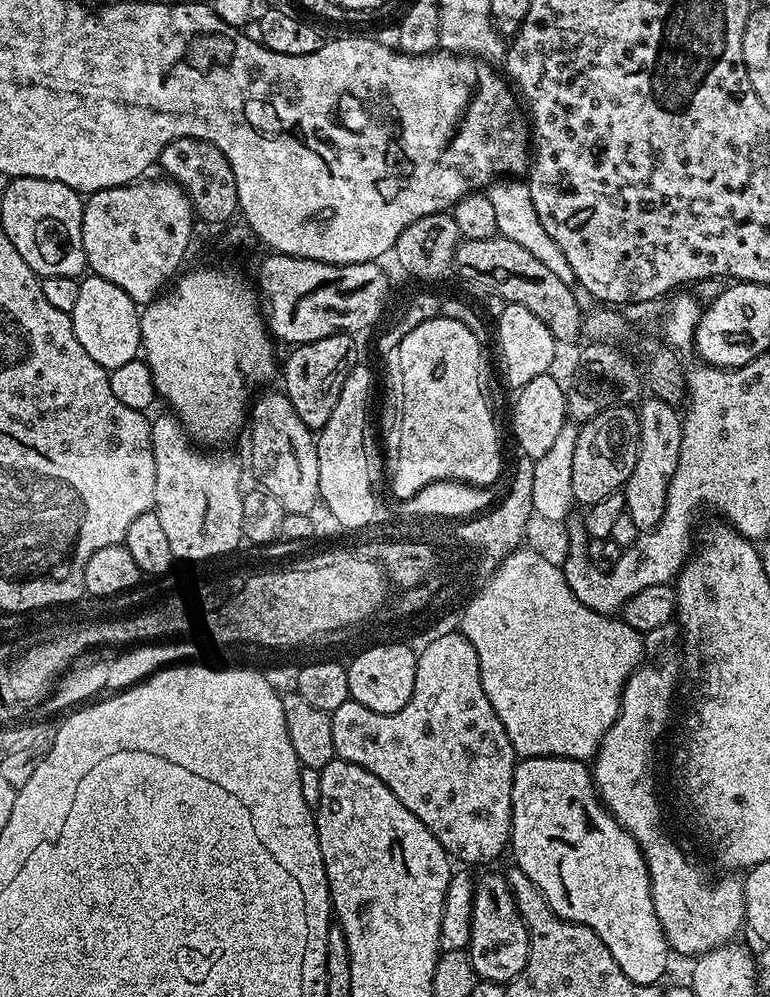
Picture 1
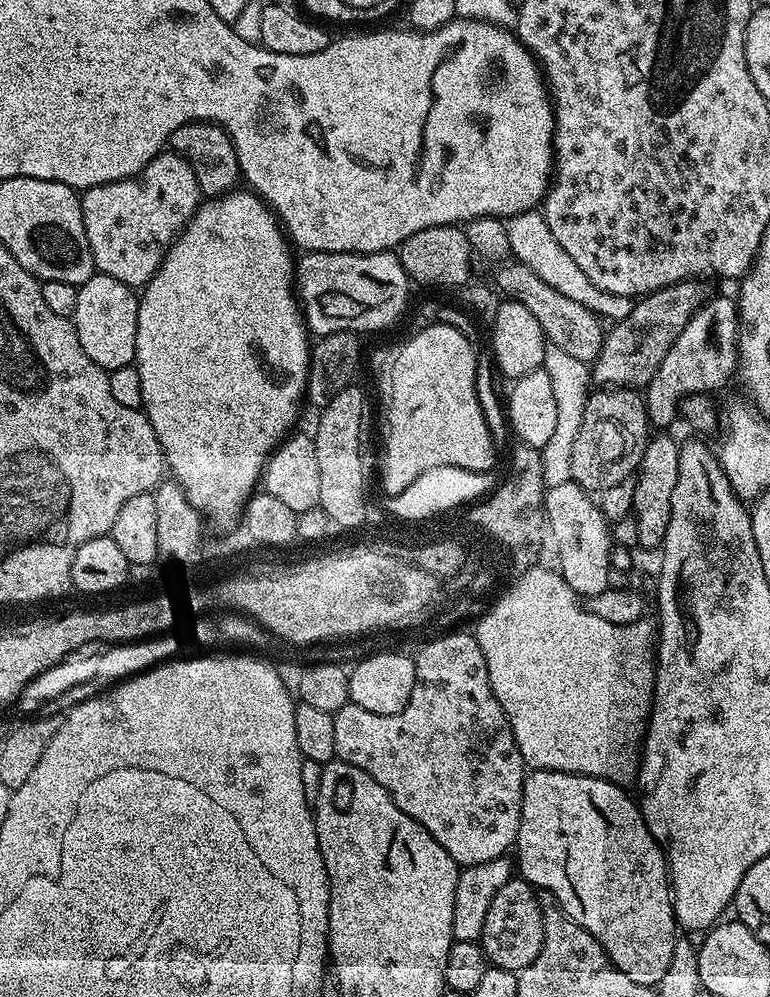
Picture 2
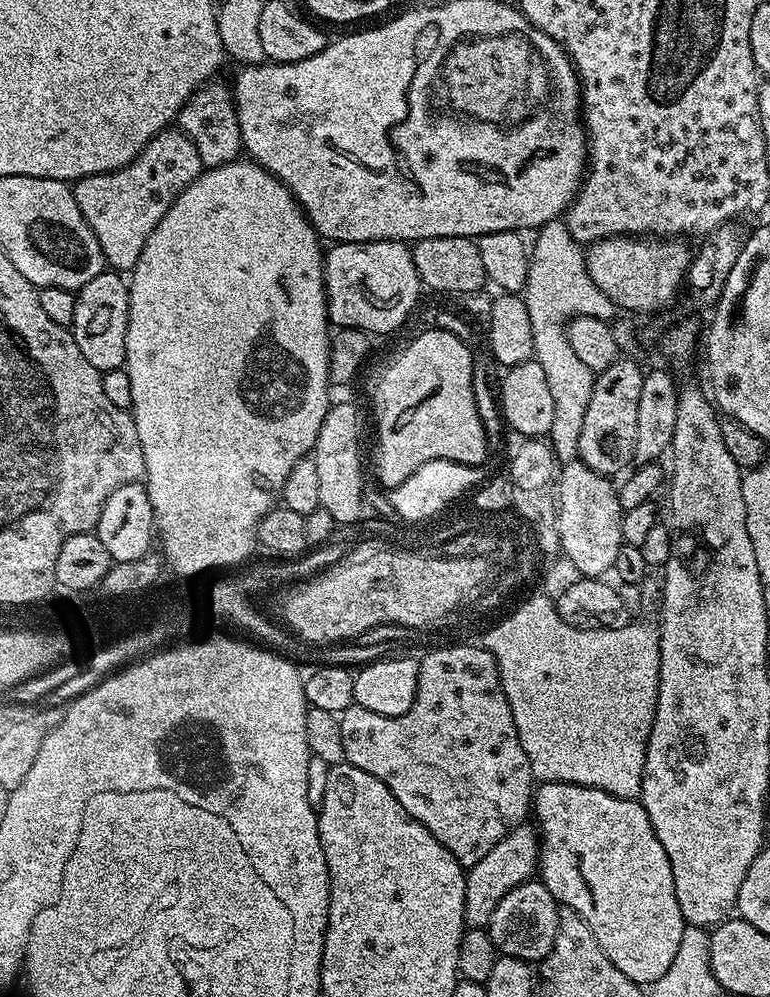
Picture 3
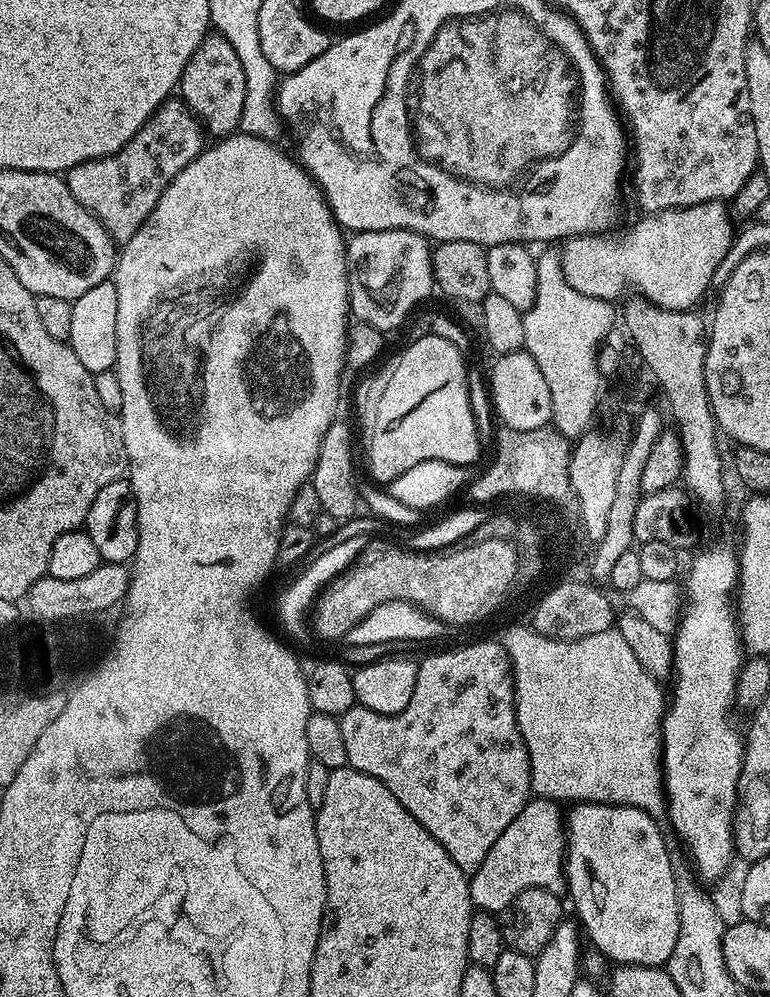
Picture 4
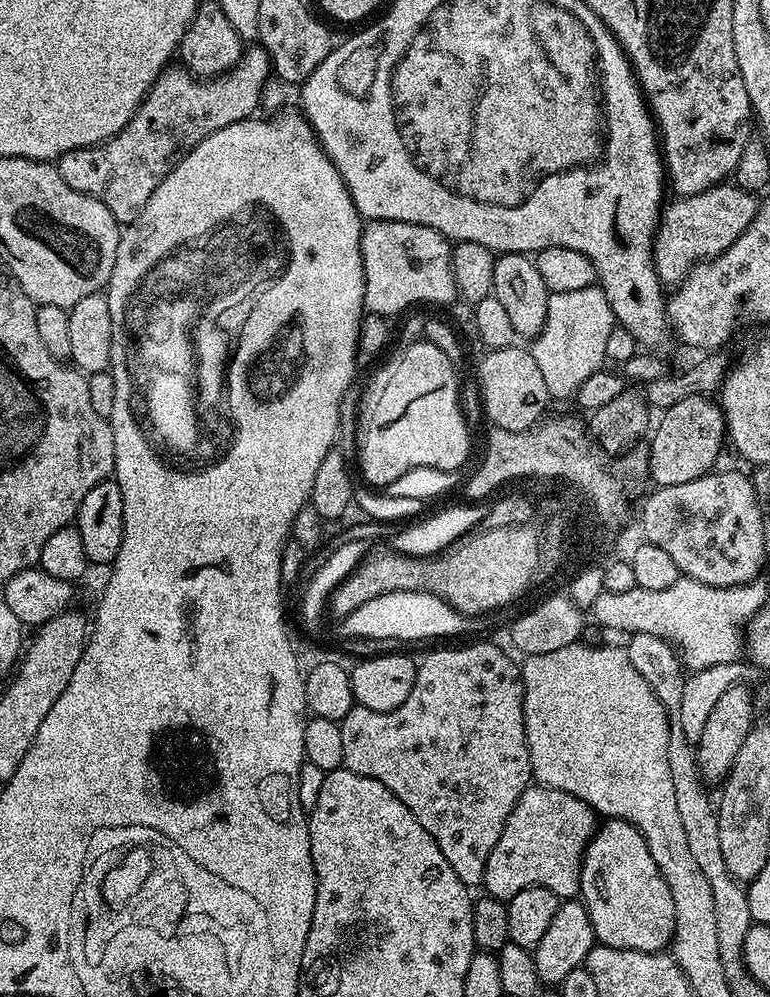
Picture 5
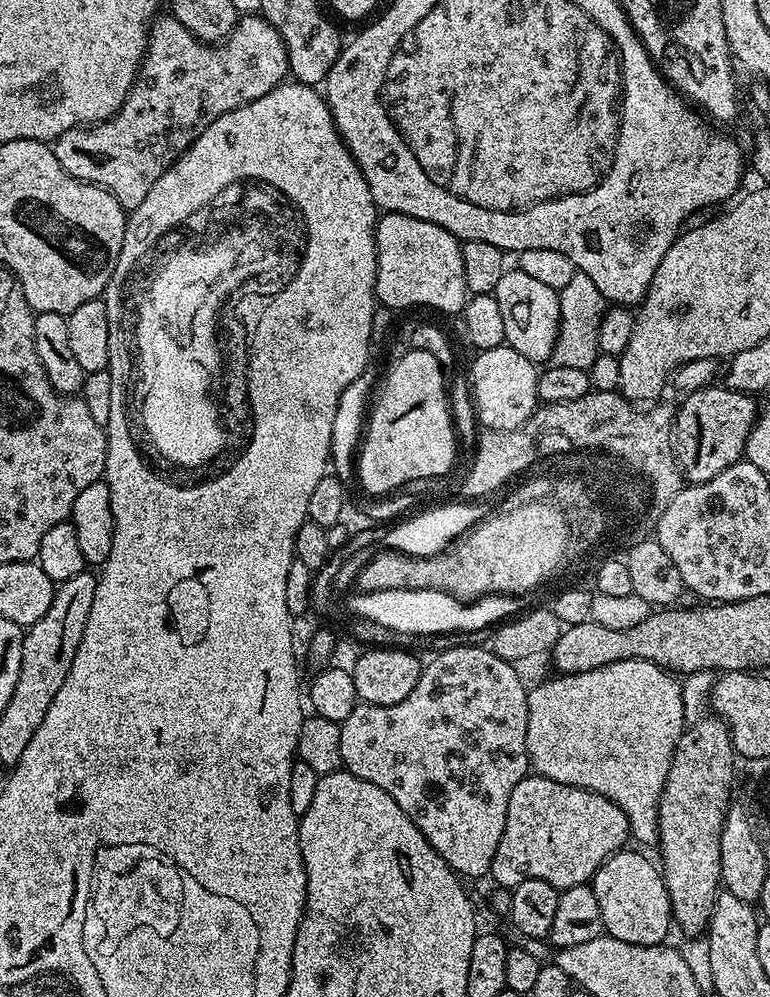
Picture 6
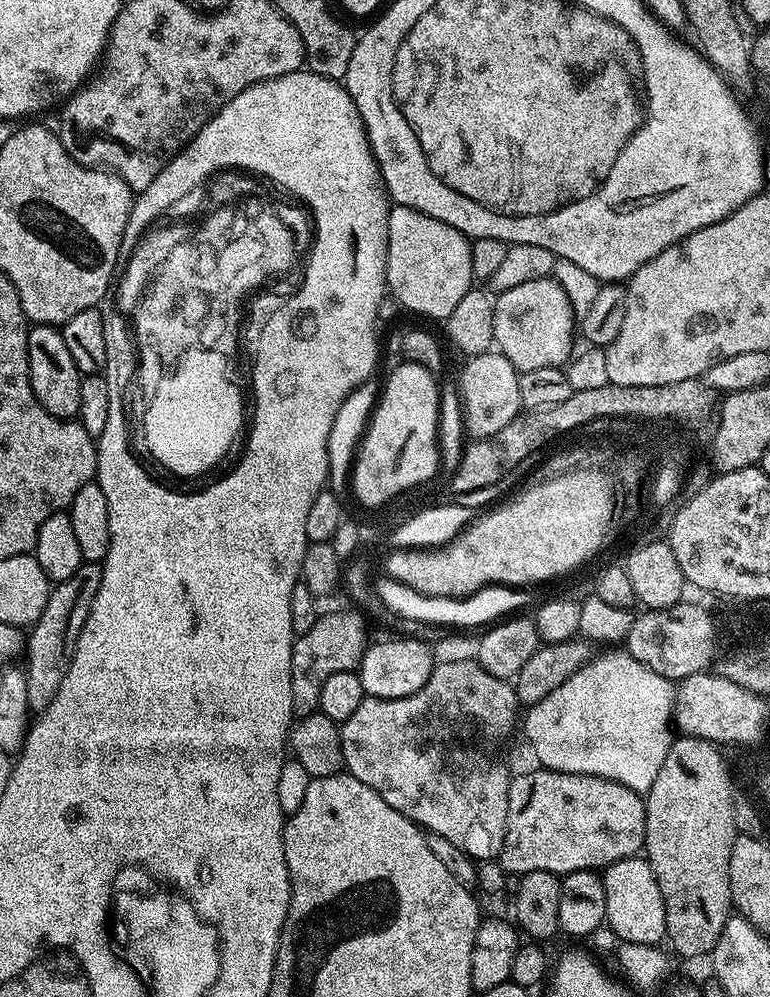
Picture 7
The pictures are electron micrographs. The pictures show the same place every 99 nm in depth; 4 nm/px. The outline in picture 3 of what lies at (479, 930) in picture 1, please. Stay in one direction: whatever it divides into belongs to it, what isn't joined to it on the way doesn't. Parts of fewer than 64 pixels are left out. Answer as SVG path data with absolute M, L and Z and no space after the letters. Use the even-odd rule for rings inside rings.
M539 879L523 880L510 894L506 894L494 906L486 931L493 946L501 956L522 958L529 962L543 962L554 946L554 934L558 934L558 914L561 905Z

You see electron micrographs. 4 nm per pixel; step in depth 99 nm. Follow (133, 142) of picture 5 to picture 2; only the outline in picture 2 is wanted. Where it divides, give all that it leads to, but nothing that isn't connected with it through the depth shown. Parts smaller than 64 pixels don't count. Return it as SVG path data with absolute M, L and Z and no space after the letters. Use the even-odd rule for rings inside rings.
M171 150L157 154L138 176L87 189L80 196L80 205L96 272L118 278L130 289L143 289L201 203L194 170Z

